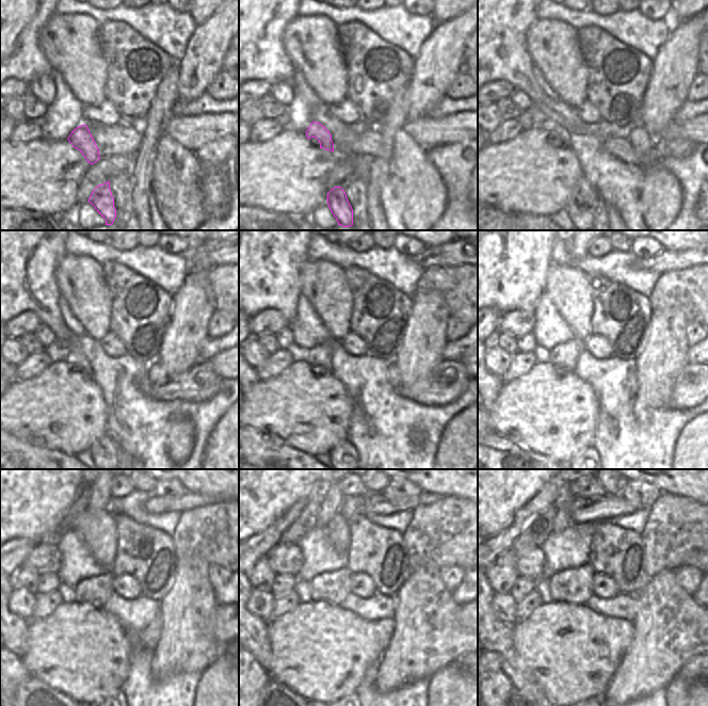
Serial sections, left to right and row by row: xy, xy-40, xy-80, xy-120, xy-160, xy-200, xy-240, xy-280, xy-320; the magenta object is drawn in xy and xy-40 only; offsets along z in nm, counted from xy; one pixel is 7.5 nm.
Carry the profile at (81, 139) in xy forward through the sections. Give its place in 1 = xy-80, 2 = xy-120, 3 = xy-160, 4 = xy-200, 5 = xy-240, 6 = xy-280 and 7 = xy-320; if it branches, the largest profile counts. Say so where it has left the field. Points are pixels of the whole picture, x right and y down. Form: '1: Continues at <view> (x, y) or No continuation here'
1: Continues at xy-80 (549, 126)
2: Continues at xy-120 (76, 357)
3: Continues at xy-160 (321, 355)
4: Continues at xy-200 (566, 354)
5: Continues at xy-240 (96, 590)
6: Continues at xy-280 (334, 587)
7: Continues at xy-320 (574, 586).

